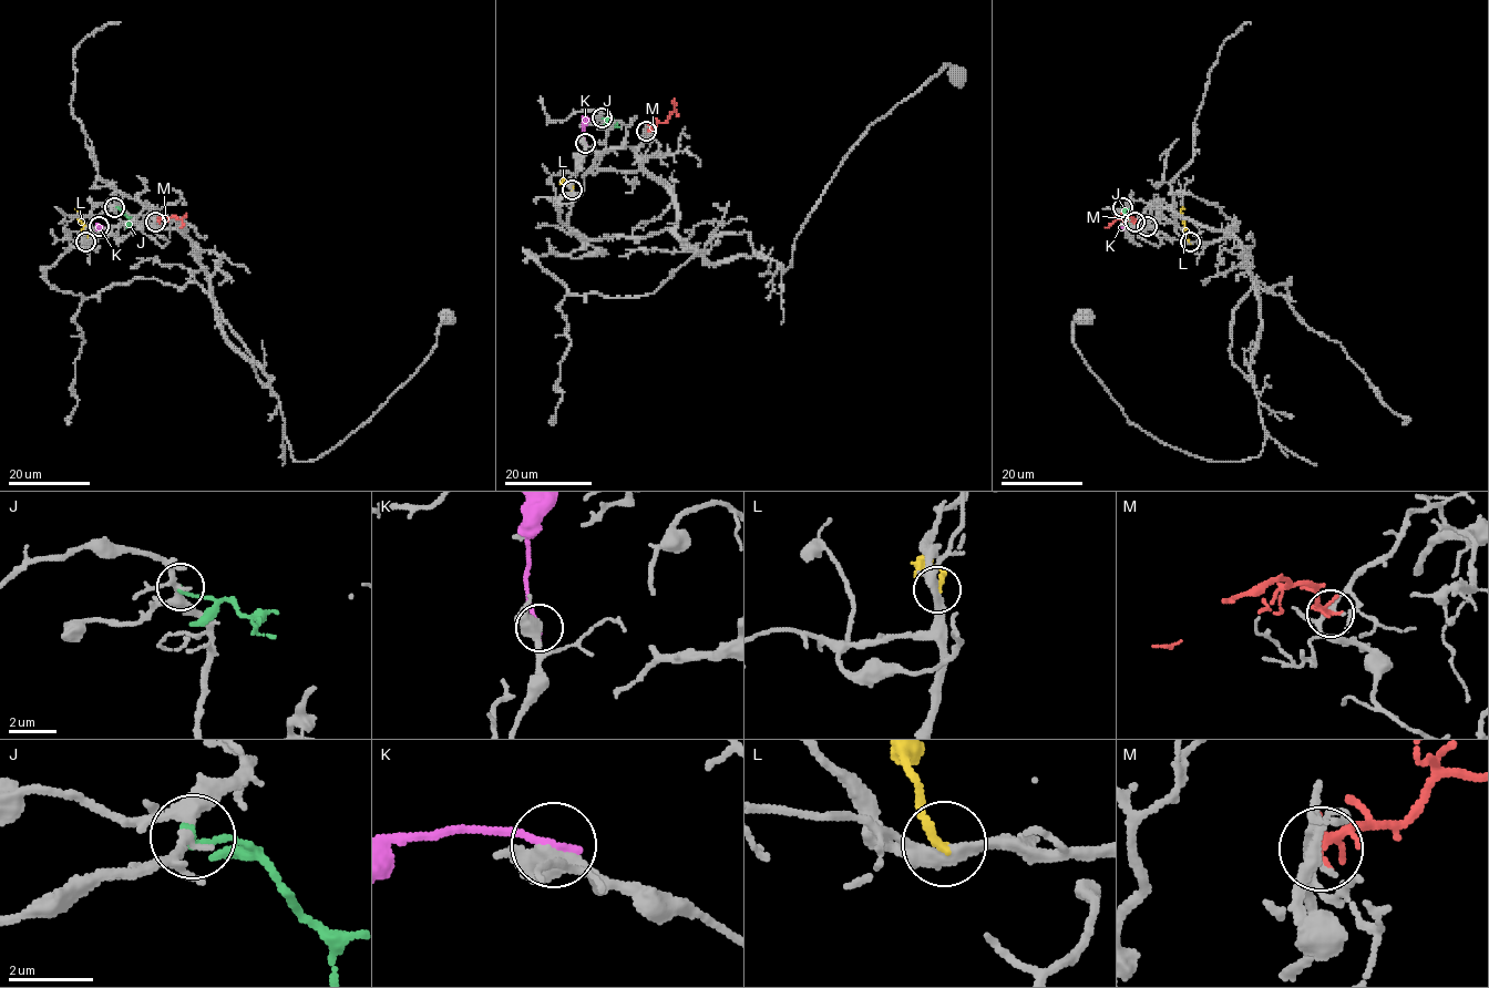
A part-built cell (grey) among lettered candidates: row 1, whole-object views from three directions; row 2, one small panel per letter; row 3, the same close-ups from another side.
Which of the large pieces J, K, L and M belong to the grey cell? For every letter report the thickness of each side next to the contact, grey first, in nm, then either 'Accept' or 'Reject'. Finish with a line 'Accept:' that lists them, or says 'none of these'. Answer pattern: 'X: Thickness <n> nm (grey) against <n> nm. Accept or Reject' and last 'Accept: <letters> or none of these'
J: Thickness 240 nm (grey) against 150 nm. Reject
K: Thickness 380 nm (grey) against 190 nm. Reject
L: Thickness 280 nm (grey) against 200 nm. Accept
M: Thickness 190 nm (grey) against 280 nm. Reject
Accept: L

